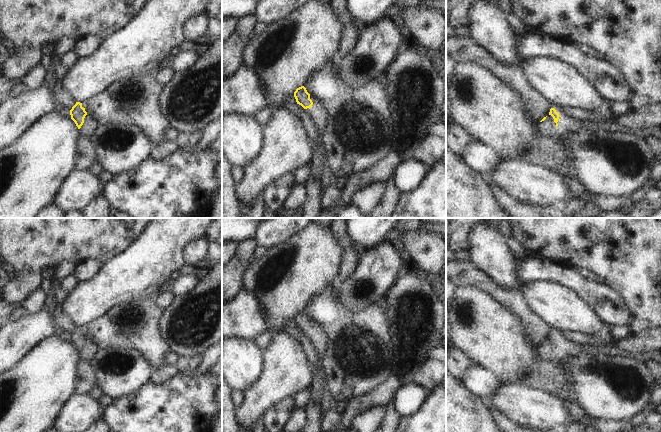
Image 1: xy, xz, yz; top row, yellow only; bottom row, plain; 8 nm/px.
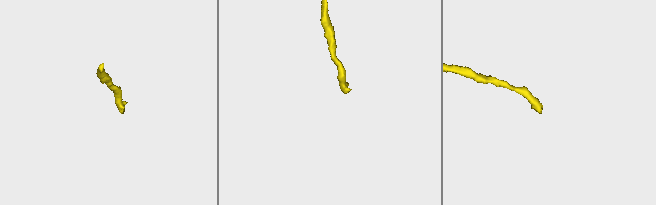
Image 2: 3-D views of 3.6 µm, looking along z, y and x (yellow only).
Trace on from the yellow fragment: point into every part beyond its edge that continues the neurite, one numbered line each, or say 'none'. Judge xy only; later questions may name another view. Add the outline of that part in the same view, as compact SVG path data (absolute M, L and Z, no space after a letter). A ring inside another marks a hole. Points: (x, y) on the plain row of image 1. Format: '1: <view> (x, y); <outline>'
1: xy (90, 348); M89 338L84 342L84 347L79 353L80 360L90 362L98 350L97 345Z

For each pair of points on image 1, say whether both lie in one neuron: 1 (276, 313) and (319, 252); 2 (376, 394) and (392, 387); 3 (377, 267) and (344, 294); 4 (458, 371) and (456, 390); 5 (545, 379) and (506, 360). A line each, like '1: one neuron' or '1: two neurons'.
1: one neuron
2: one neuron
3: one neuron
4: two neurons
5: two neurons

